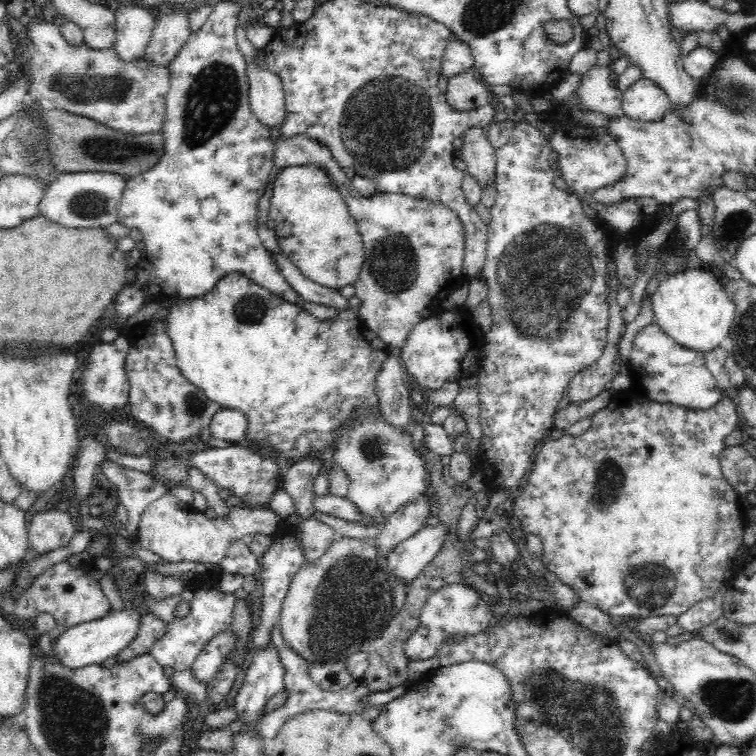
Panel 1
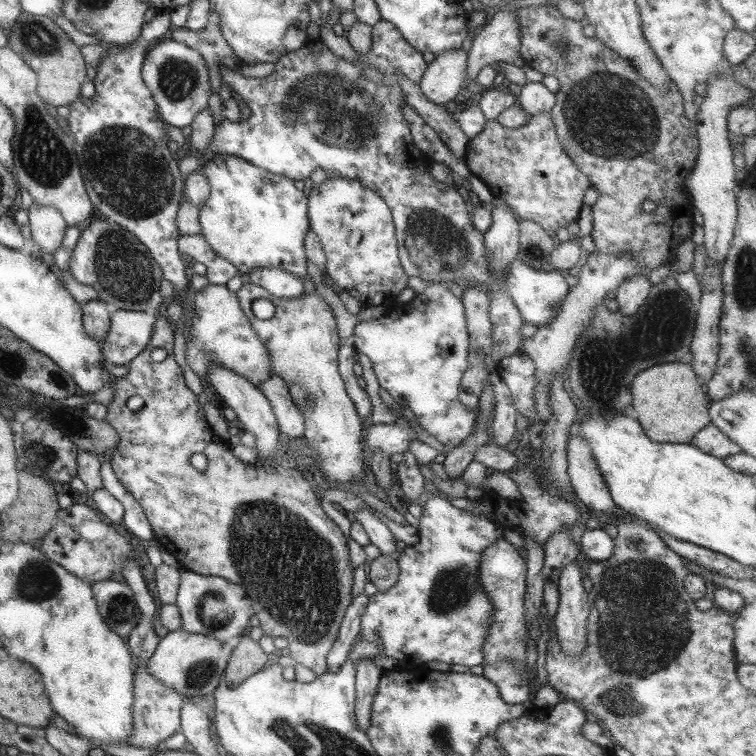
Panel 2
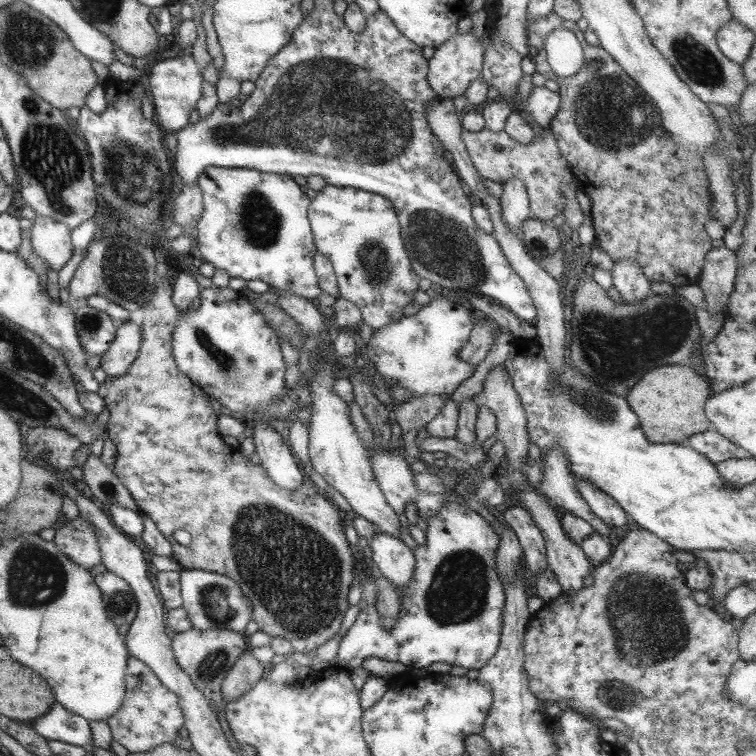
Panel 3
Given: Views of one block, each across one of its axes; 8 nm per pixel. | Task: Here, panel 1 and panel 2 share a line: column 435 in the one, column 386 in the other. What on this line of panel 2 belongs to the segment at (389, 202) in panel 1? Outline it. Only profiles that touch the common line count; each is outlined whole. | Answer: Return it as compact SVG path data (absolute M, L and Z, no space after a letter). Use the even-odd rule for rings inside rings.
M326 178L309 190L307 218L308 228L317 234L321 243L325 255L323 273L331 286L355 298L361 309L367 306L379 306L379 304L389 306L394 303L397 294L407 287L408 276L400 265L389 207L378 194L355 180Z

